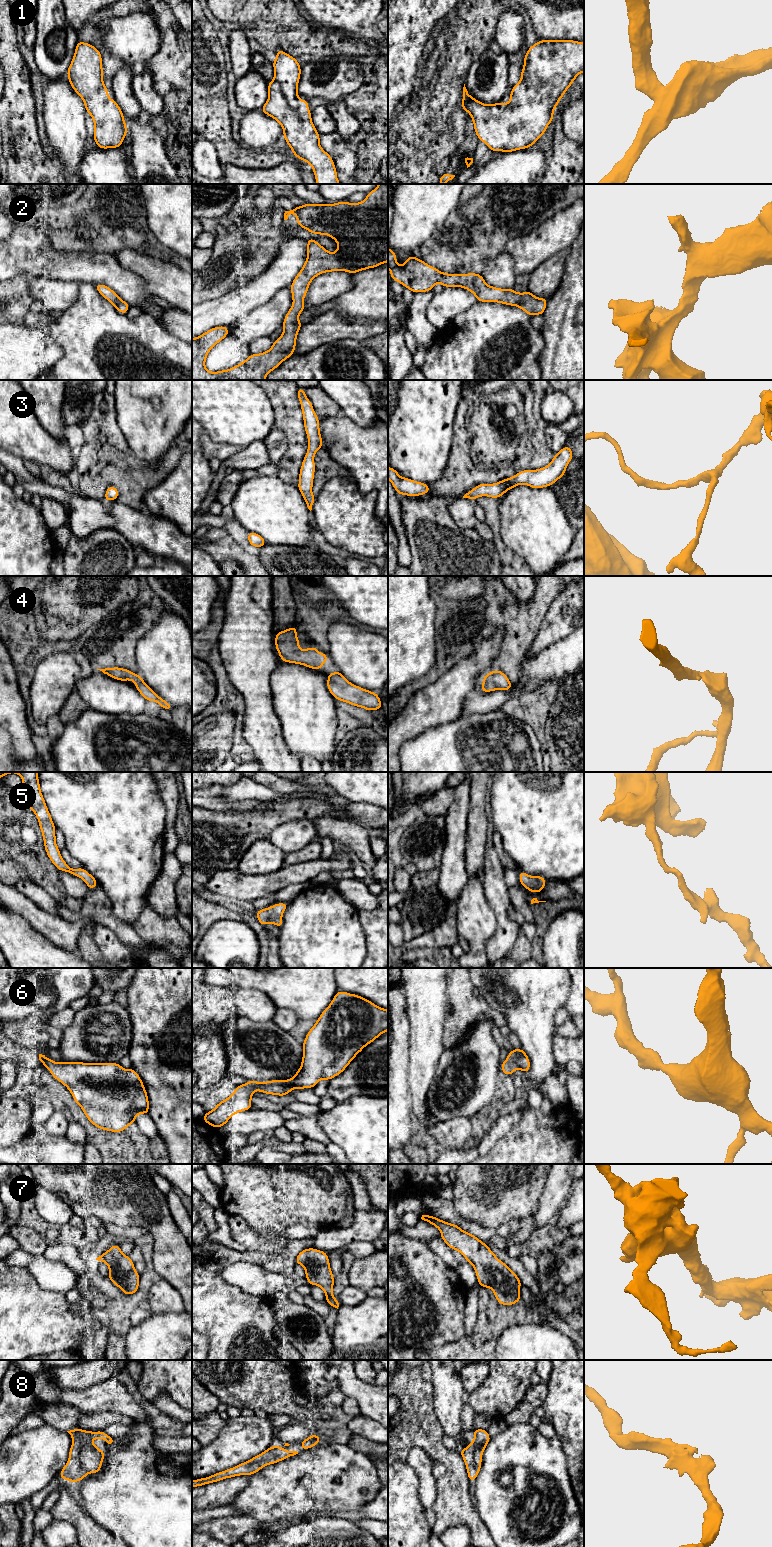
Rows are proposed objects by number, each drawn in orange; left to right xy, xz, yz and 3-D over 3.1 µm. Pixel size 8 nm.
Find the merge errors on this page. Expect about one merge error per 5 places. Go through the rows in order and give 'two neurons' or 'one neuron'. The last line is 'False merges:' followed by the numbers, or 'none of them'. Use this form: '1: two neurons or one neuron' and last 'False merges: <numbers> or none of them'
1: one neuron
2: one neuron
3: one neuron
4: one neuron
5: one neuron
6: one neuron
7: one neuron
8: one neuron
False merges: none of them

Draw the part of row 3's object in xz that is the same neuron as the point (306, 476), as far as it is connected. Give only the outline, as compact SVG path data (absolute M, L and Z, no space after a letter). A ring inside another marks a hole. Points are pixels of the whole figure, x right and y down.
M298 387L297 396L301 404L304 428L308 438L308 450L301 465L297 488L303 495L308 509L311 511L316 499L312 494L315 473L314 456L323 447L323 441L320 434L319 418L313 409L311 401L305 395L305 389Z

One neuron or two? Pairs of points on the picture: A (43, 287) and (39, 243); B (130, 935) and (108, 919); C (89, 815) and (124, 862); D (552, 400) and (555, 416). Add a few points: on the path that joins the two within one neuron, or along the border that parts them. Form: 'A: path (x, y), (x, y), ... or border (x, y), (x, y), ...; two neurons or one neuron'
A: border (36, 275), (46, 275), (65, 281); two neurons
B: path (125, 932), (113, 923); one neuron
C: path (101, 827), (123, 850); one neuron
D: path (555, 404), (555, 412); one neuron

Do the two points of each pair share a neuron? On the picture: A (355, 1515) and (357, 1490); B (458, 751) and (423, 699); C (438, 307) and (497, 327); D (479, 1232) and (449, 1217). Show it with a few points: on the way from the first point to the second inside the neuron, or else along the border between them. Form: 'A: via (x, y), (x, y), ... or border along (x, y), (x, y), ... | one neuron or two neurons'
A: border along (375, 1497), (358, 1509), (331, 1510) | two neurons
B: border along (461, 715), (452, 721), (434, 725), (418, 734) | two neurons
C: border along (477, 301), (440, 329) | two neurons
D: via (472, 1227), (456, 1219) | one neuron

